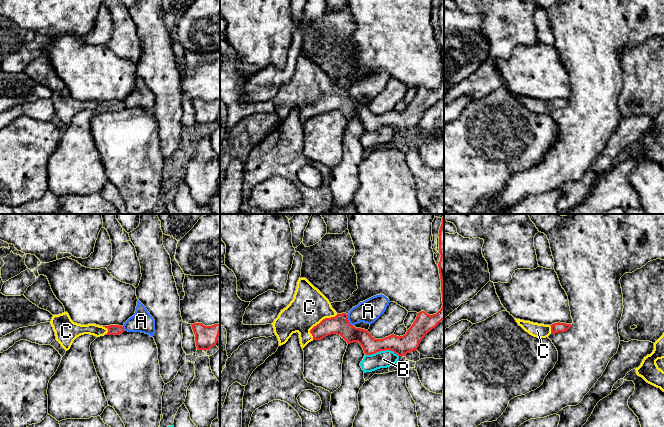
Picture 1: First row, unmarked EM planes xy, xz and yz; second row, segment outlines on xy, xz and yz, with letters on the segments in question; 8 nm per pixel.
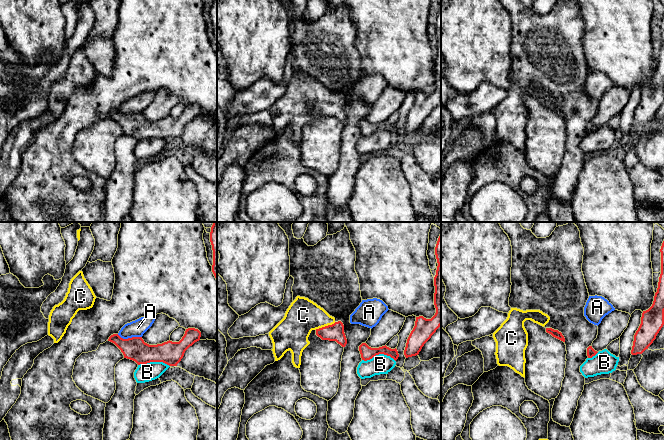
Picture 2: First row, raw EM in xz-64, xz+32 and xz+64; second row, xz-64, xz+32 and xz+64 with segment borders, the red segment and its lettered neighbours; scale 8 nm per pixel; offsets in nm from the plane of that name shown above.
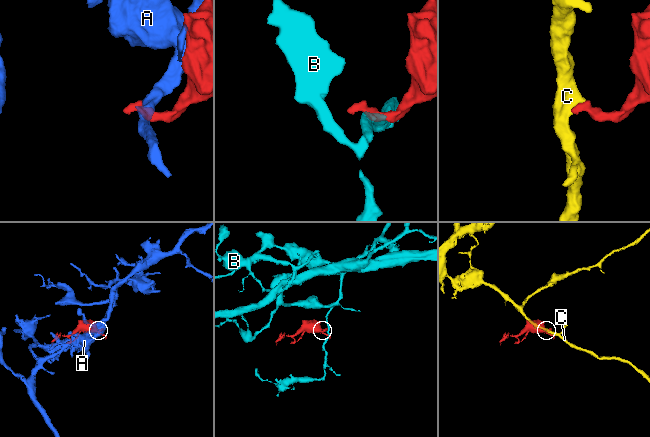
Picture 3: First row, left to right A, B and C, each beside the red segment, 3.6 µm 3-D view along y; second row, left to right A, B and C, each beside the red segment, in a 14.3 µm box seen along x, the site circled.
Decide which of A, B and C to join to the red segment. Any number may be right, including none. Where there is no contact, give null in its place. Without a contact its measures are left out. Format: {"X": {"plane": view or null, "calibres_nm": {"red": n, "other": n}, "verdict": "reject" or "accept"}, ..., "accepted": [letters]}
{"A": {"plane": "xz", "calibres_nm": {"red": 150, "other": 190}, "verdict": "reject"}, "B": {"plane": "xz", "calibres_nm": {"red": 150, "other": 140}, "verdict": "reject"}, "C": {"plane": "xz", "calibres_nm": {"red": 150, "other": 300}, "verdict": "accept"}, "accepted": ["C"]}

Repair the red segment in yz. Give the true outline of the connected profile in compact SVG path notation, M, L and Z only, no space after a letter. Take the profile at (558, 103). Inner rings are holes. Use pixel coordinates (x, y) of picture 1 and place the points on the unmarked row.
M516 94L515 96L518 99L518 101L521 102L526 108L537 114L546 114L550 110L565 108L572 102L571 100L560 98L554 99L552 101L544 101Z

